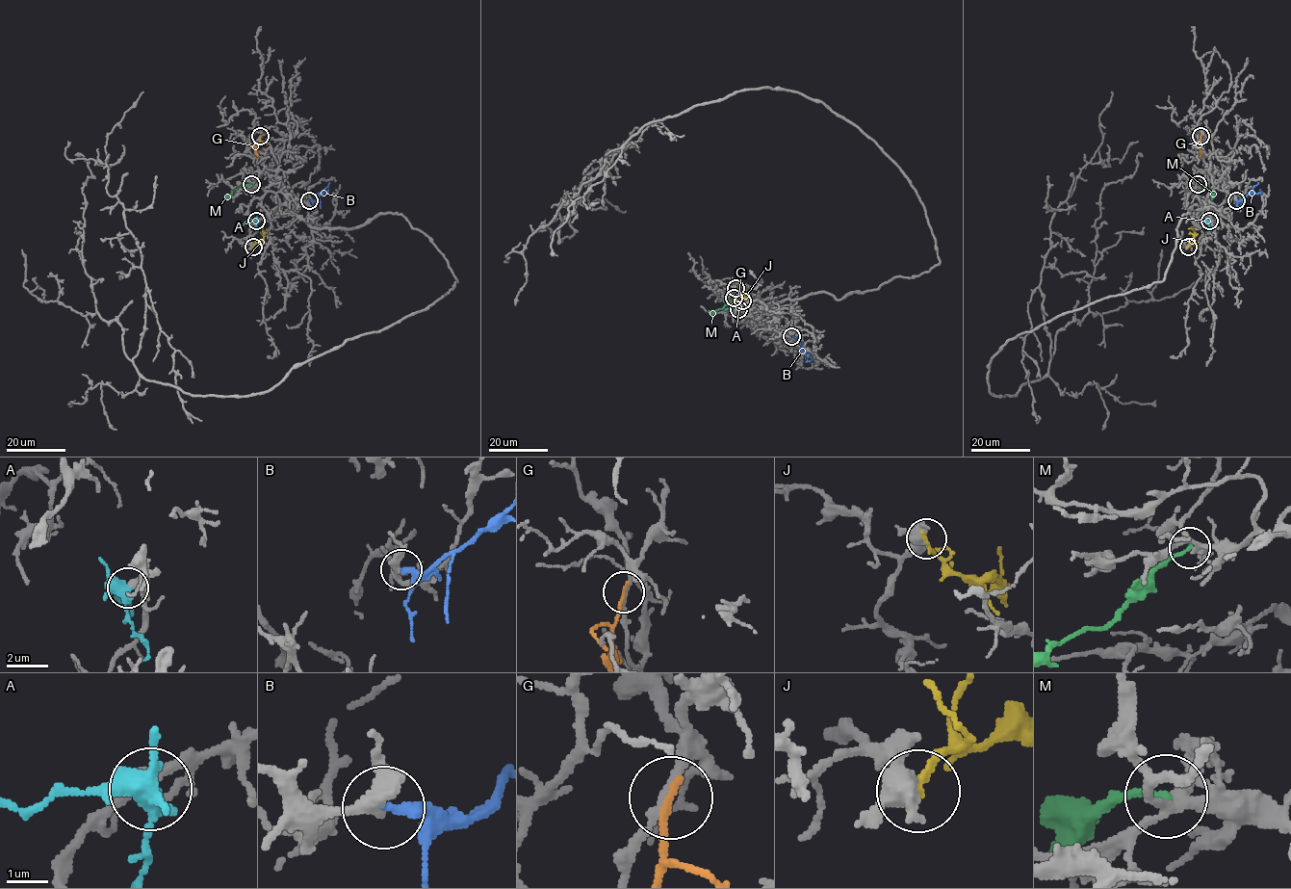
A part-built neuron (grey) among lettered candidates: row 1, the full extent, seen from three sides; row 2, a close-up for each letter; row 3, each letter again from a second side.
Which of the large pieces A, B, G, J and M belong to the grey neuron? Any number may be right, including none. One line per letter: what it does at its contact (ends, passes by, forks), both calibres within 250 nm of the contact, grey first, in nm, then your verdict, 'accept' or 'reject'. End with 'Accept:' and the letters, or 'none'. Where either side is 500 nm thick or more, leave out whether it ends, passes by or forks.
A: it forks; calibres 360 and 400 nm; accept
B: it ends; calibres 280 and 240 nm; accept
G: it ends; calibres 170 and 200 nm; reject
J: calibres 500 and 240 nm; reject
M: it ends; calibres 200 and 180 nm; reject
Accept: A, B

